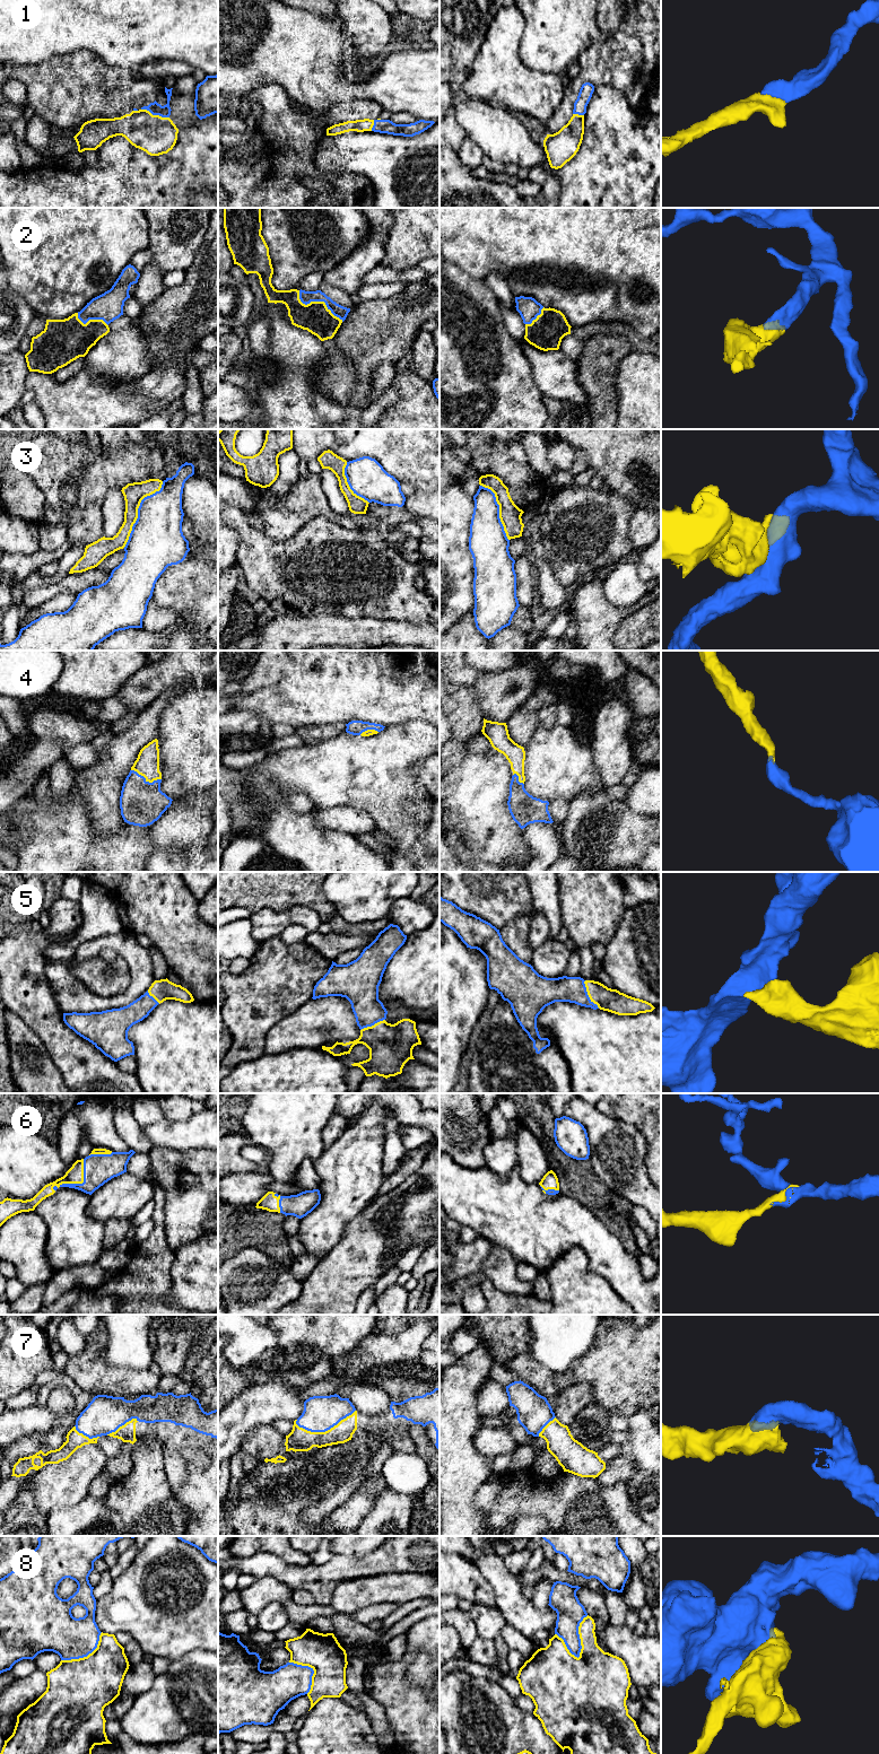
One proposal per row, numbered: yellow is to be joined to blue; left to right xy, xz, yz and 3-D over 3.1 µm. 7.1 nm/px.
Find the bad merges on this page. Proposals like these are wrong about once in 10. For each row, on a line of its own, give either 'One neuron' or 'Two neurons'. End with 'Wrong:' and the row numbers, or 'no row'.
1: One neuron
2: One neuron
3: Two neurons
4: One neuron
5: One neuron
6: One neuron
7: One neuron
8: Two neurons
Wrong: 3, 8

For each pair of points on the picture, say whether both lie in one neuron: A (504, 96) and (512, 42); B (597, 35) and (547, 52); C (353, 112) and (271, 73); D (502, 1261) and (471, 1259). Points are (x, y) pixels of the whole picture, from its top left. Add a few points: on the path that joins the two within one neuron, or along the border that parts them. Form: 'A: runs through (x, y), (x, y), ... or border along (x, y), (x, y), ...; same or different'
A: runs through (504, 83), (504, 55); same
B: runs through (584, 35), (564, 35), (559, 40); same
C: border along (338, 104), (330, 108); different
D: border along (493, 1244), (488, 1256), (479, 1270); different

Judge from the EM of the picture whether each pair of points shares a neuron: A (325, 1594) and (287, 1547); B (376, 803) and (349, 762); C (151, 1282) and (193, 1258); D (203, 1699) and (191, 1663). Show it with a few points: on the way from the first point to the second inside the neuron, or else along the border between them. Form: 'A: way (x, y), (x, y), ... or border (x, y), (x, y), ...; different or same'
A: border (277, 1555), (297, 1565), (310, 1563); different
B: way (376, 793), (376, 790), (359, 773); same
C: border (175, 1251), (171, 1267), (171, 1292), (166, 1297); different
D: way (194, 1690), (191, 1686), (191, 1672); same

